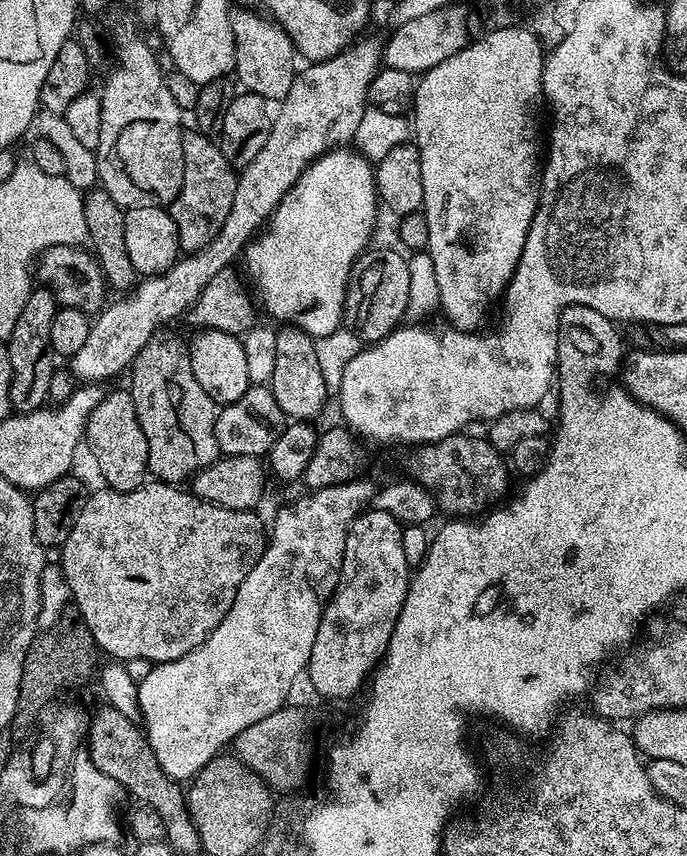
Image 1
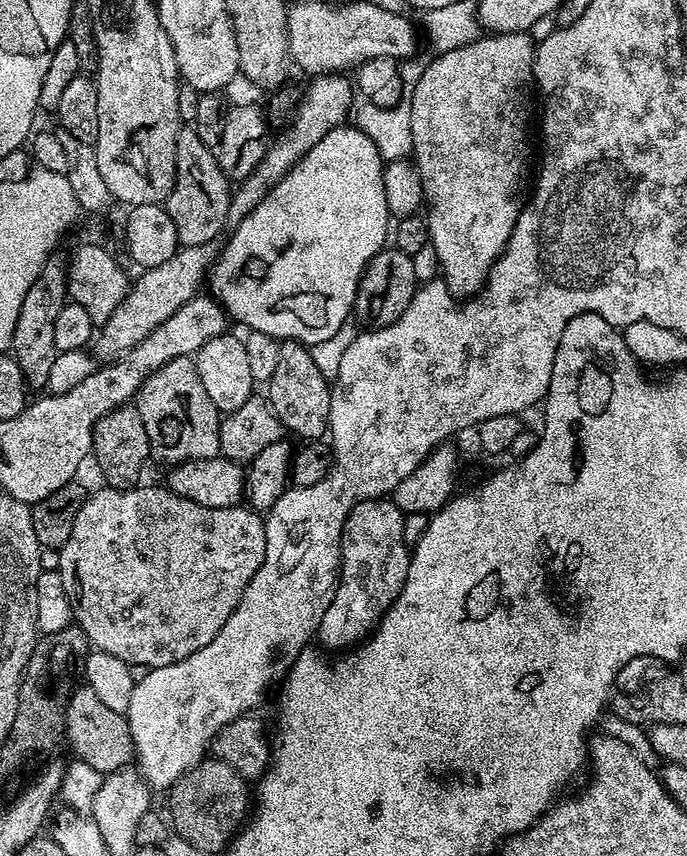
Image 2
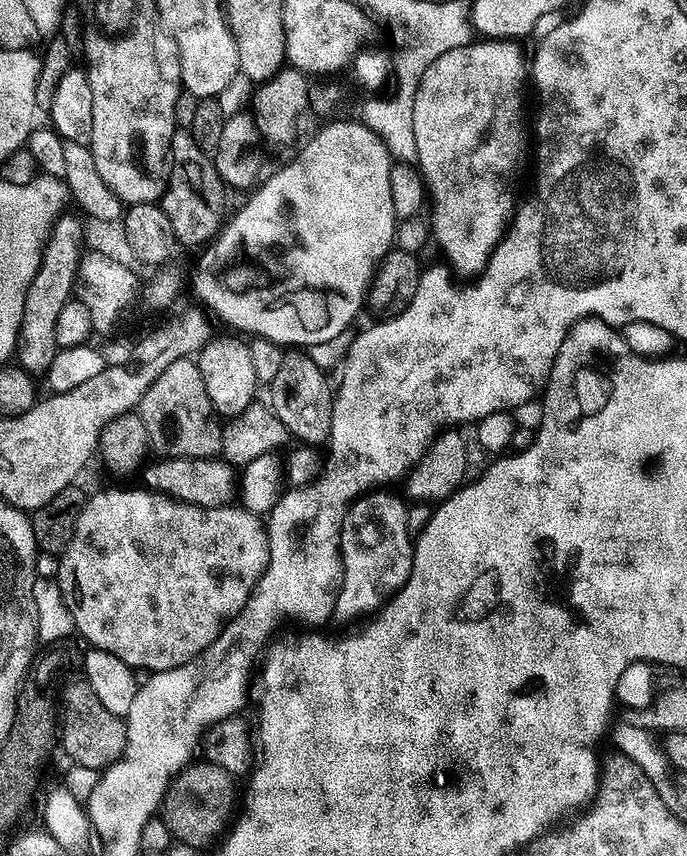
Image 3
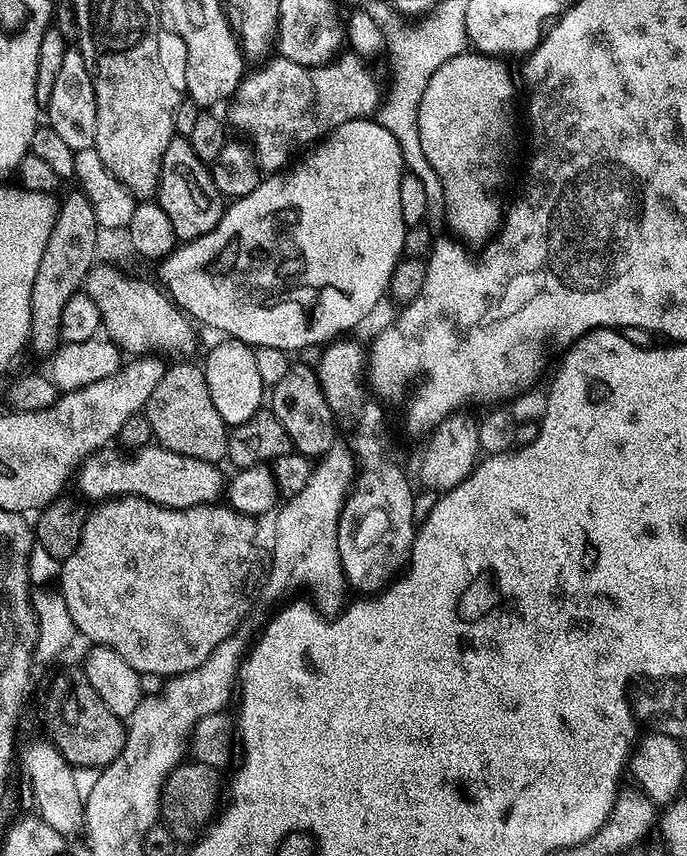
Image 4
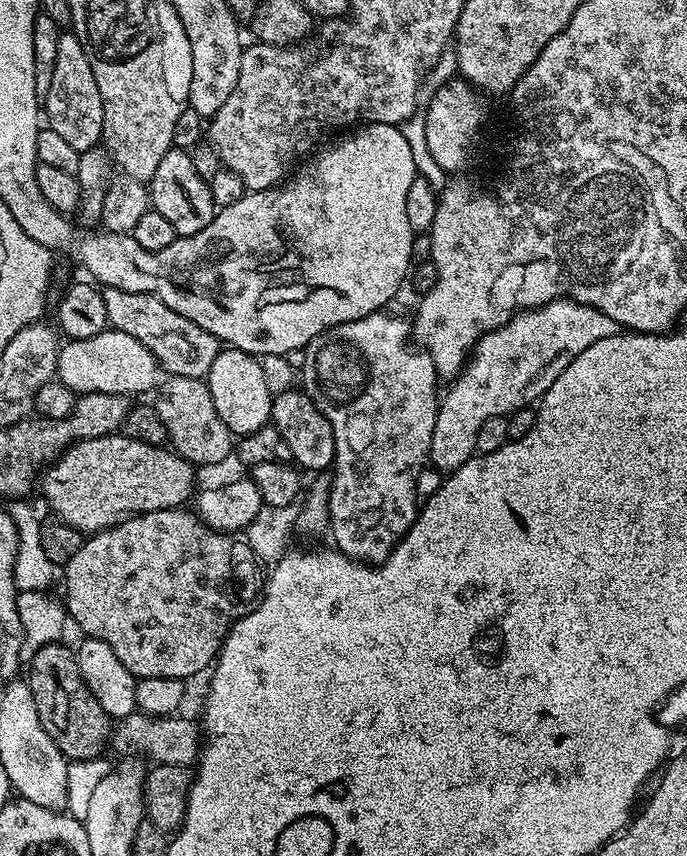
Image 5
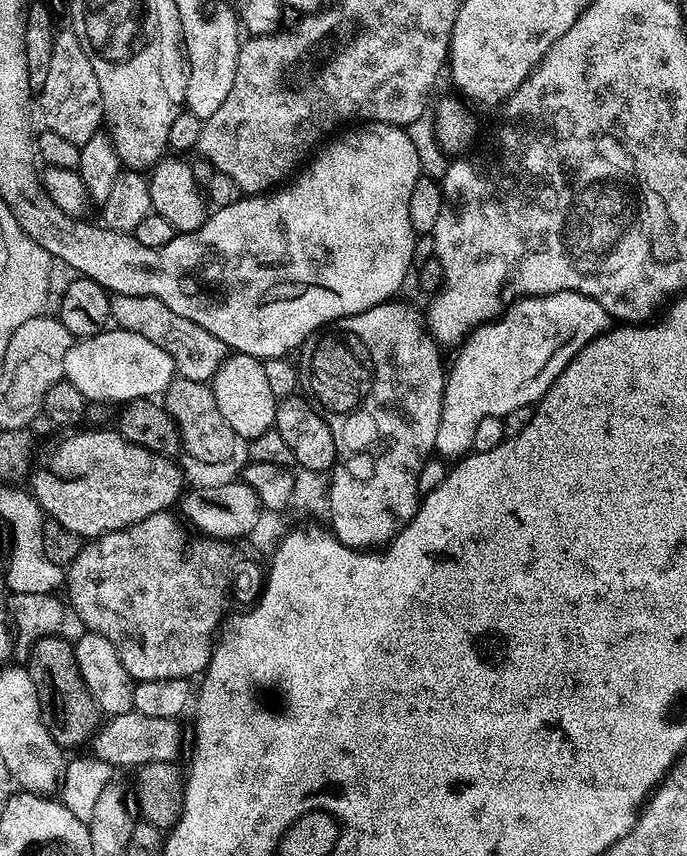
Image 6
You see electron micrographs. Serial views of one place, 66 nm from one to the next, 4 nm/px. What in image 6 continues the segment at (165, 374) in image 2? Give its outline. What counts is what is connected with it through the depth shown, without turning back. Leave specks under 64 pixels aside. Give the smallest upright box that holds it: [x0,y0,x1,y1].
[162,379,236,464]

